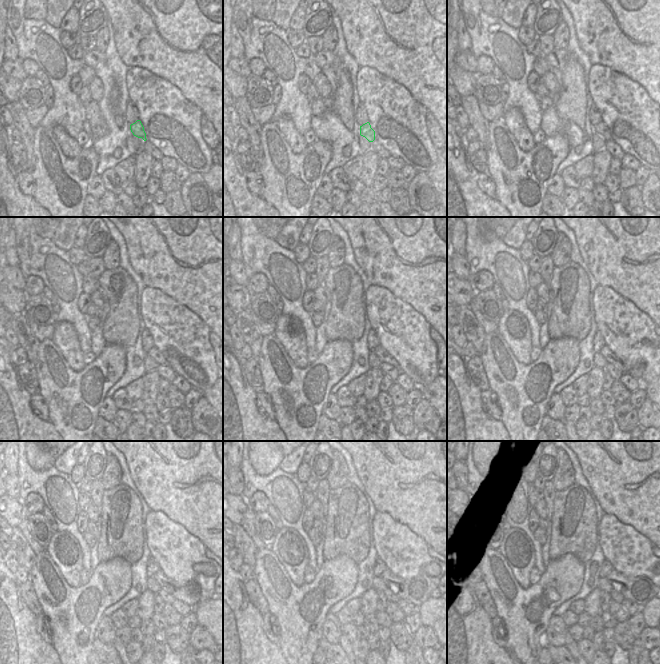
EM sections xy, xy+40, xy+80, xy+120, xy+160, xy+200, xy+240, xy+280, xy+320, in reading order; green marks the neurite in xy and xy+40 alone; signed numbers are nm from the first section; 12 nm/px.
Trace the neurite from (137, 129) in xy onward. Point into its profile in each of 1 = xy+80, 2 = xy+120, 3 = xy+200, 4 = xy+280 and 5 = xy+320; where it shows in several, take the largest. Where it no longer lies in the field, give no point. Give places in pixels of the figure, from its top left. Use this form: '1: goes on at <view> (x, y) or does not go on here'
1: goes on at xy+80 (601, 129)
2: goes on at xy+120 (154, 353)
3: goes on at xy+200 (636, 372)
4: goes on at xy+280 (415, 591)
5: goes on at xy+320 (641, 590)

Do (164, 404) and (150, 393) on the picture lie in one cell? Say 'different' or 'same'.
different

